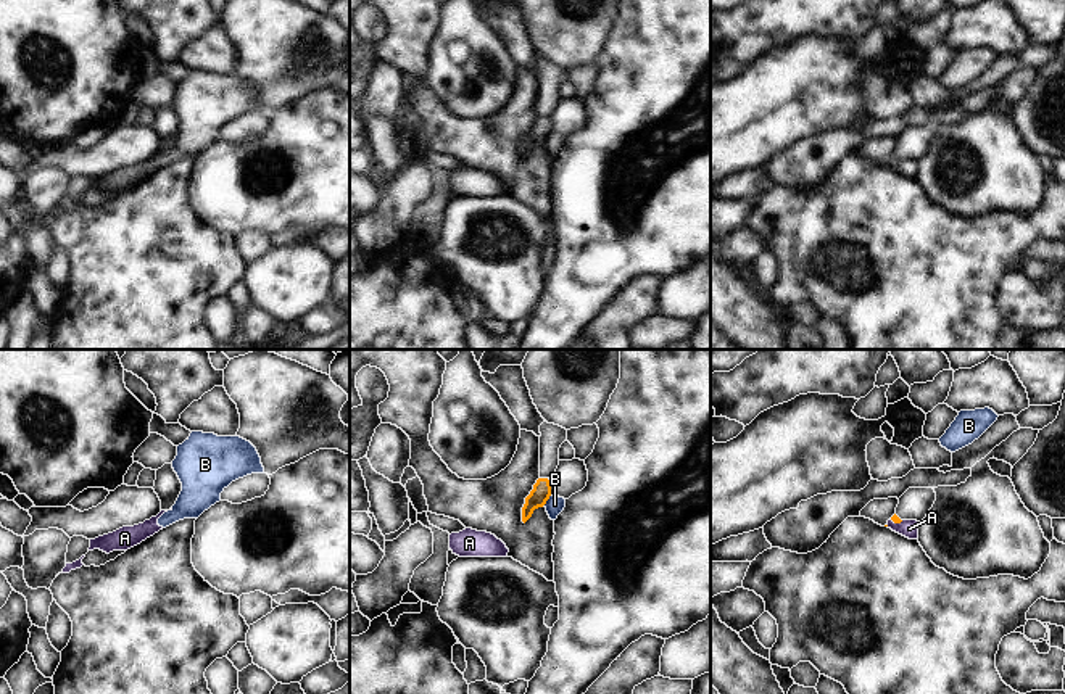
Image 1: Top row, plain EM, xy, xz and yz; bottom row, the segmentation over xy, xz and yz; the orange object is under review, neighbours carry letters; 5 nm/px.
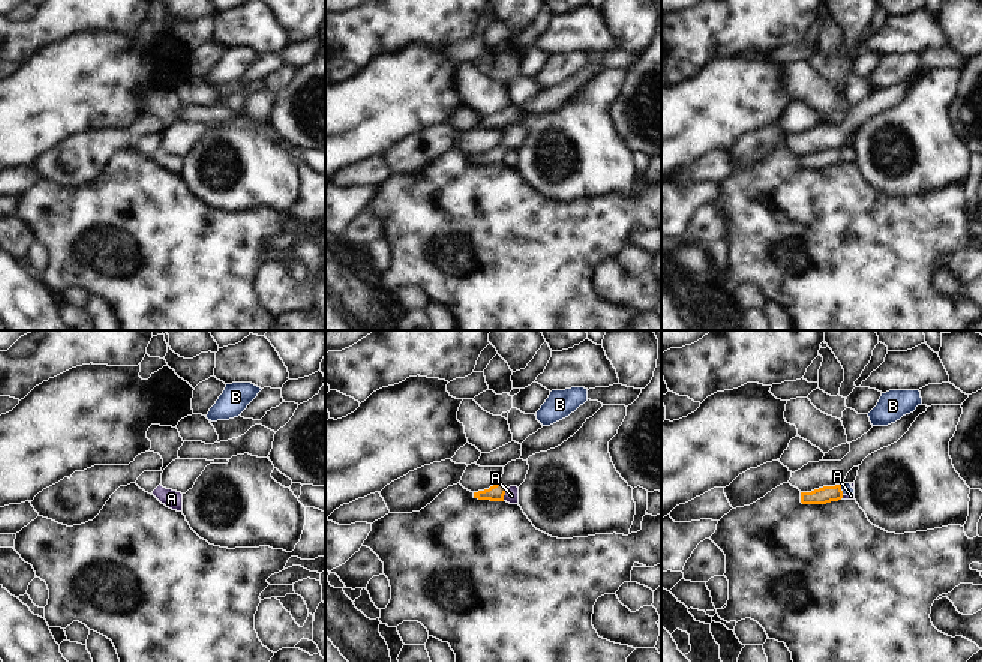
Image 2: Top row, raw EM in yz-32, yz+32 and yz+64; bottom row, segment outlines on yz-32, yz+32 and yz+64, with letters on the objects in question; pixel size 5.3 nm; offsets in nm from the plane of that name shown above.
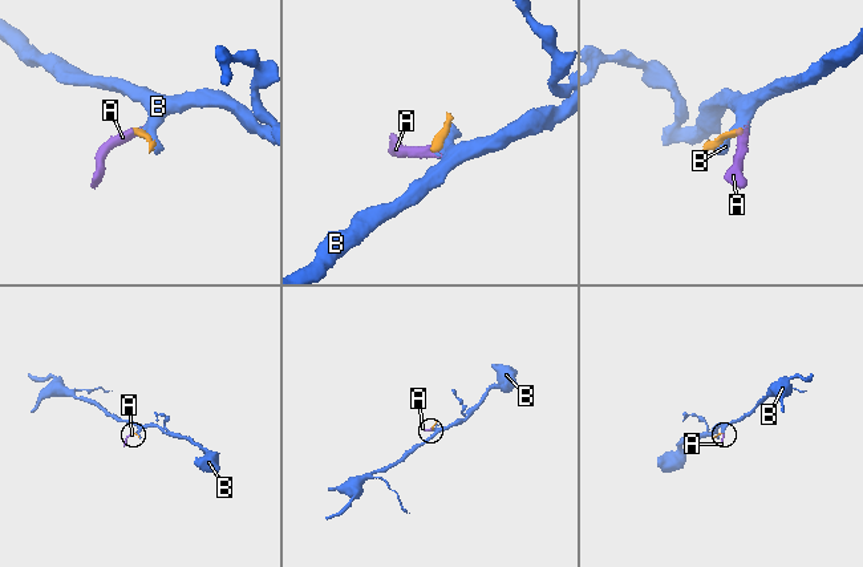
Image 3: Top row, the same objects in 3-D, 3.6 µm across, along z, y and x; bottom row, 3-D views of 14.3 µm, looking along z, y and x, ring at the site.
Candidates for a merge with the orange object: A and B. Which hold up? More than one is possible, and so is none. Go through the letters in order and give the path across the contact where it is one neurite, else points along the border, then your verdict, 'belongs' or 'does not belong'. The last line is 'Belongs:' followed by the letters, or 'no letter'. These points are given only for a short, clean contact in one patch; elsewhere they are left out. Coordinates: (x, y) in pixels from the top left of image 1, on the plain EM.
A: along yz (890, 158), (895, 161), (903, 160) | does not belong
B: along xz (550, 134), (543, 144) | does not belong
Belongs: no letter

